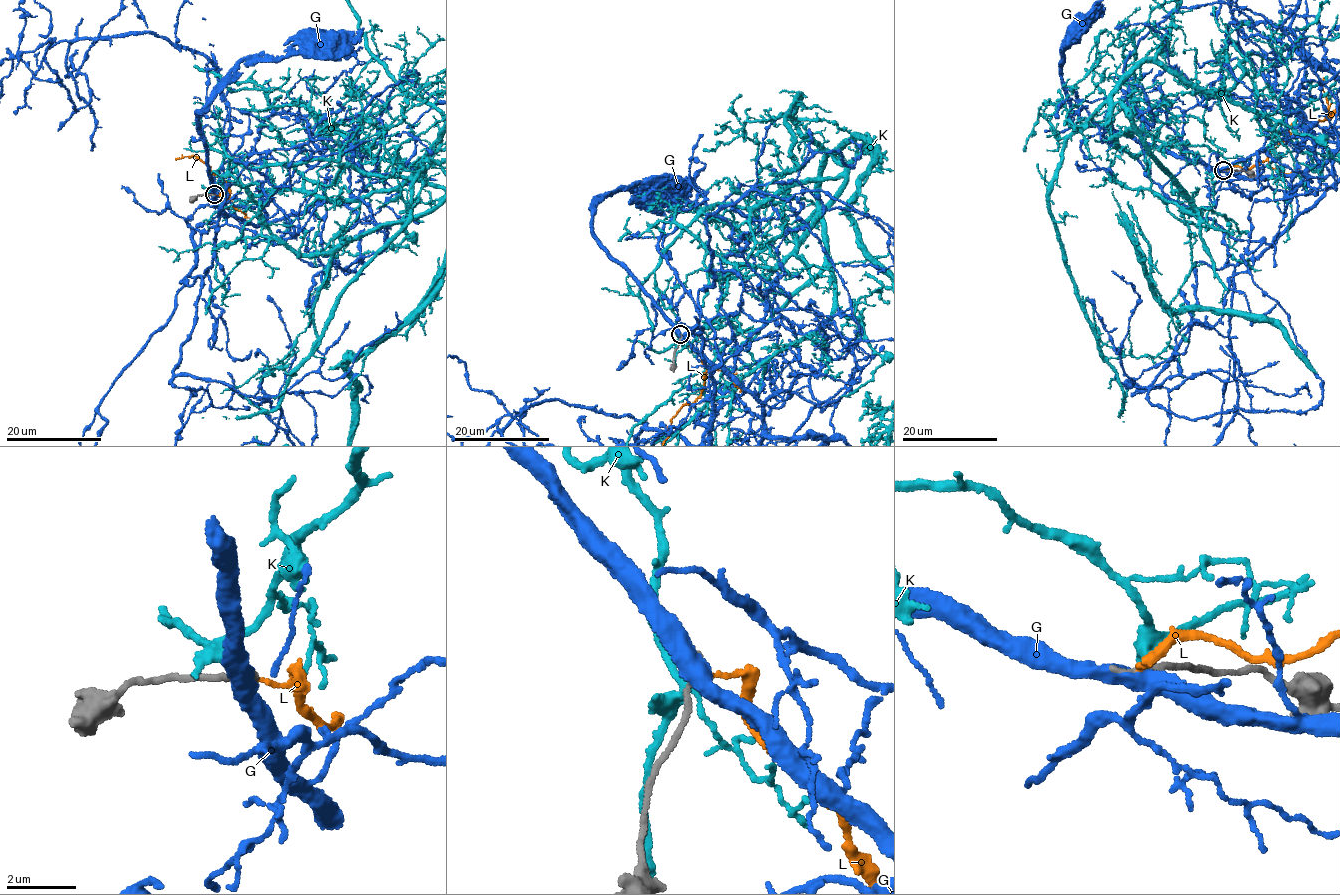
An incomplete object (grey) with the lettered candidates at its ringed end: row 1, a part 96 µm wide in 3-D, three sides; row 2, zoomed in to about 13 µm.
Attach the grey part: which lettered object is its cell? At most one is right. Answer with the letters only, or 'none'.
none

